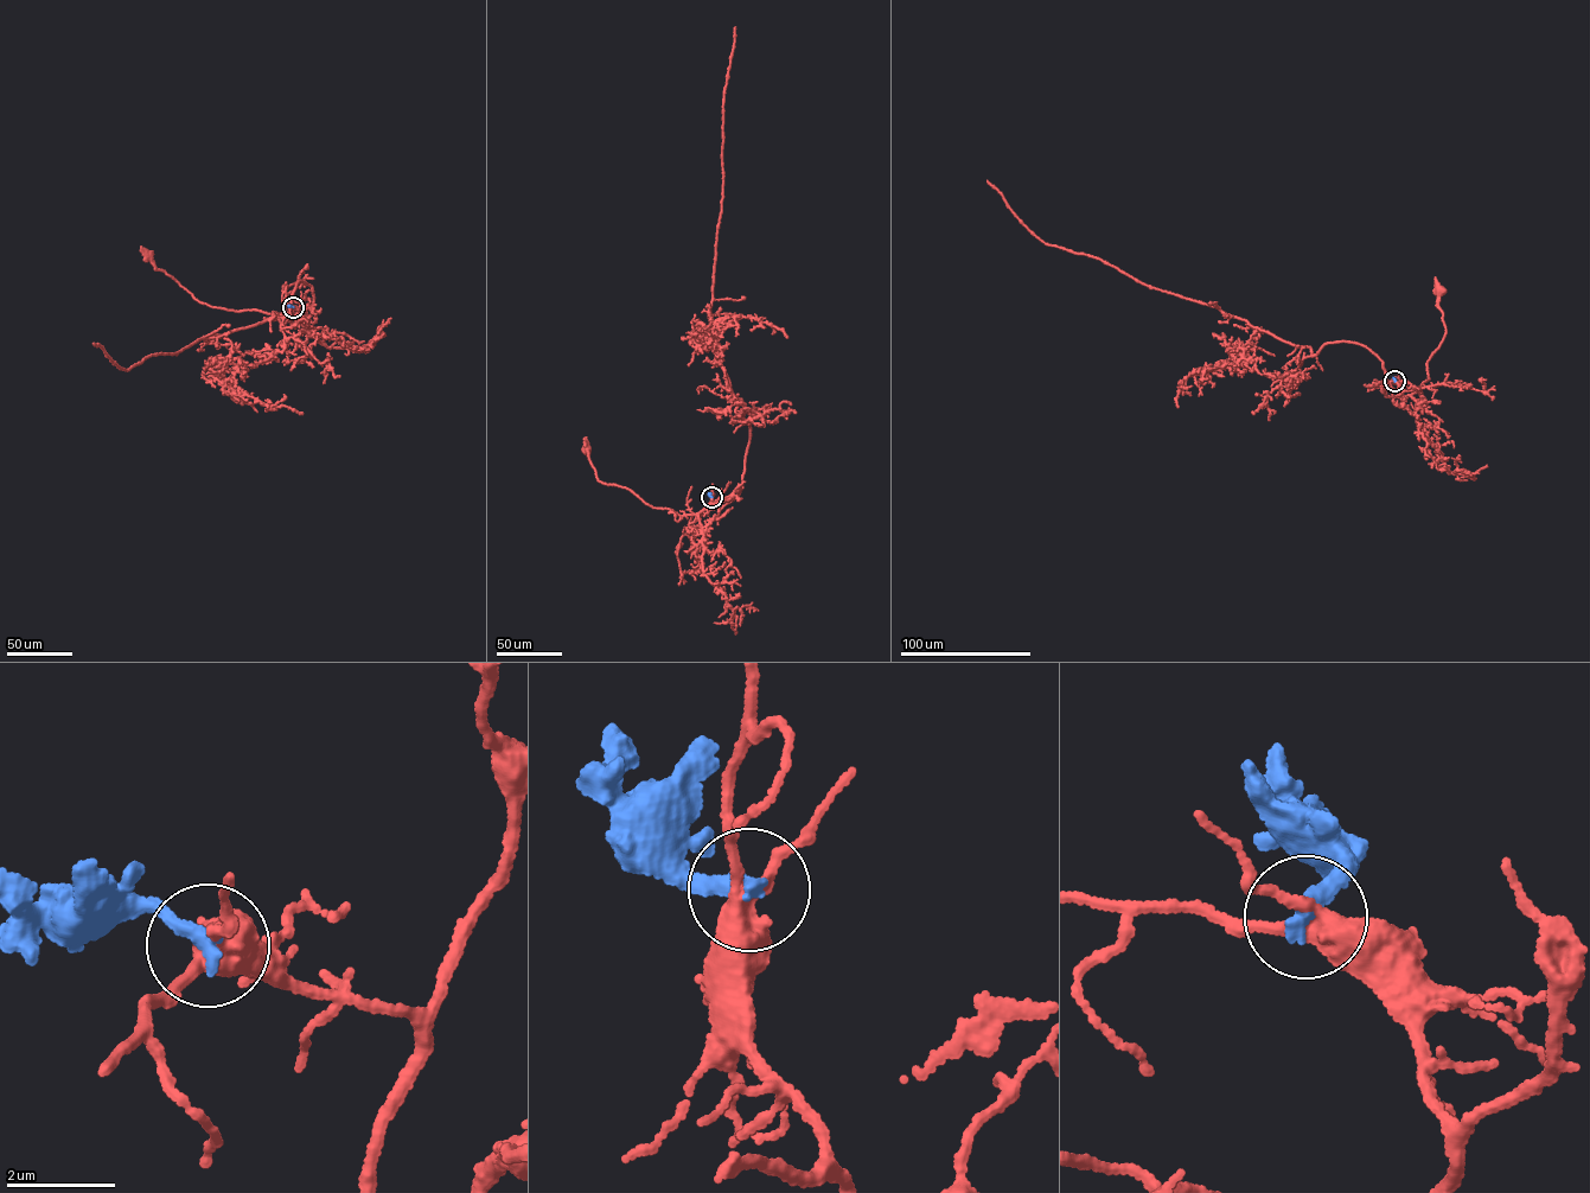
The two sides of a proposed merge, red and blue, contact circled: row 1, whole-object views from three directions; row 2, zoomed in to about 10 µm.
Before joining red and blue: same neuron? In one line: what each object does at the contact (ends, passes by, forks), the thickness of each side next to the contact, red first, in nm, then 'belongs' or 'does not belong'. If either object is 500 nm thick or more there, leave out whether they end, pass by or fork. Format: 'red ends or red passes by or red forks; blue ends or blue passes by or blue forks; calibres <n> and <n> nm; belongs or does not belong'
red forks; blue ends; calibres 360 and 360 nm; does not belong

